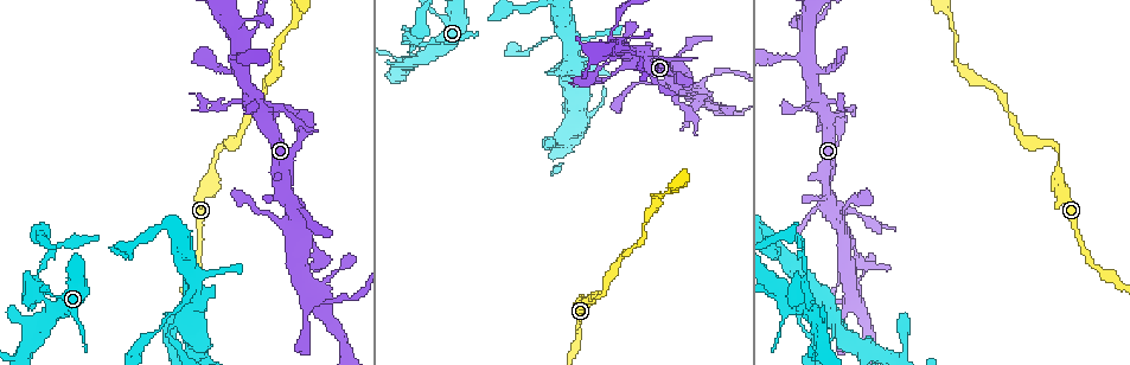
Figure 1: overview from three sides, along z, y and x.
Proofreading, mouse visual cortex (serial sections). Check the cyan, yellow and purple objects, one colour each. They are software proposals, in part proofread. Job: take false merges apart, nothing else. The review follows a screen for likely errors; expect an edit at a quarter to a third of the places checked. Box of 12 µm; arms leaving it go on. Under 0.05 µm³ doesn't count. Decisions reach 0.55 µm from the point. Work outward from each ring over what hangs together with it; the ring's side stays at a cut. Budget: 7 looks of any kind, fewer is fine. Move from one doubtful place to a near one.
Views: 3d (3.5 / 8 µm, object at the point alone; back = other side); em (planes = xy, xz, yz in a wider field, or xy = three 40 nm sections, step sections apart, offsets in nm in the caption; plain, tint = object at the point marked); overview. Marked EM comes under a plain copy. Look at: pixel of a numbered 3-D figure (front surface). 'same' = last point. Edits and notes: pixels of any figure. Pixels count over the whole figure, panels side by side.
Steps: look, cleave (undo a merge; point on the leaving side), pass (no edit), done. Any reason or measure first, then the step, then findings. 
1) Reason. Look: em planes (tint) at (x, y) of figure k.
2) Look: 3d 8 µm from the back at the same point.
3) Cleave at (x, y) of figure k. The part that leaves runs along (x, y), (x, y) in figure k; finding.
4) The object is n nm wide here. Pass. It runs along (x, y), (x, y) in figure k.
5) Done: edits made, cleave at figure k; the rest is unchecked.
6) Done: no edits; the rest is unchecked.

Thin neck. Look: 3d 3.5 µm at (807, 58) of figure 1.

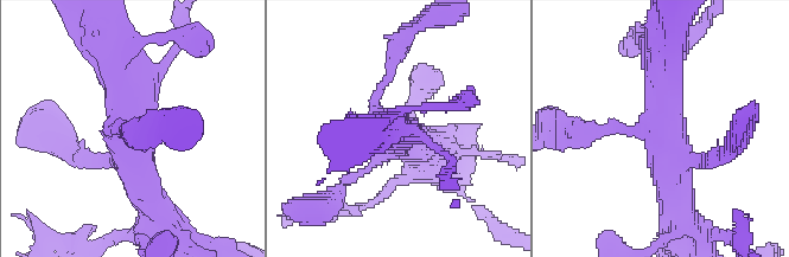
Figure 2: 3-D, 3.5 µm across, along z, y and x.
Now the EM. Look: em xy step 5 (tint) at (663, 136) of figure 2.

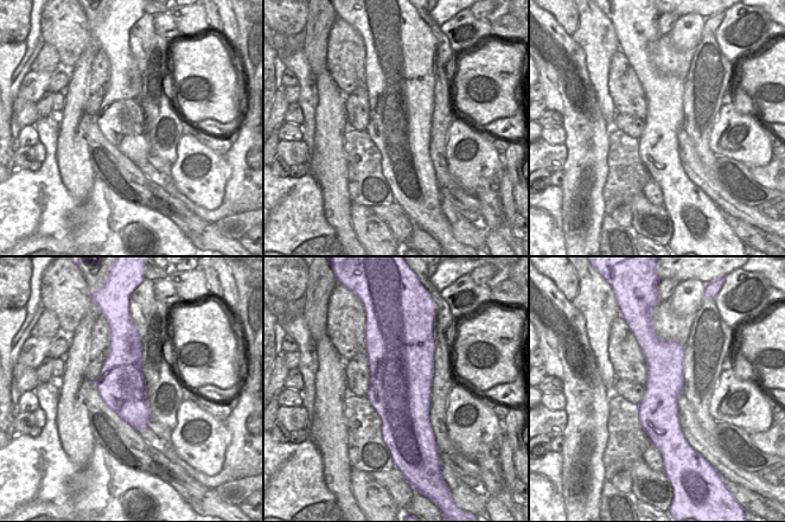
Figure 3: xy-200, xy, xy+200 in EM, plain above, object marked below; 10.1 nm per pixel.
Look: em planes (tint) at the same point.

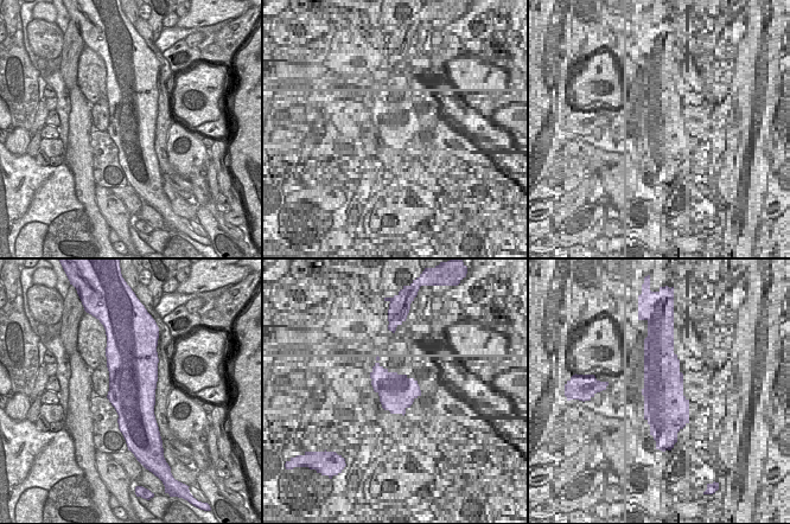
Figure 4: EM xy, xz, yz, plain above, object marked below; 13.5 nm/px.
Pass. It runs along (153, 204), (131, 164), (113, 55) in figure 2; continuous, no second cell.

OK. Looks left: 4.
Sharp bend. Look: 3d 8 µm at (1058, 149) of figure 1.

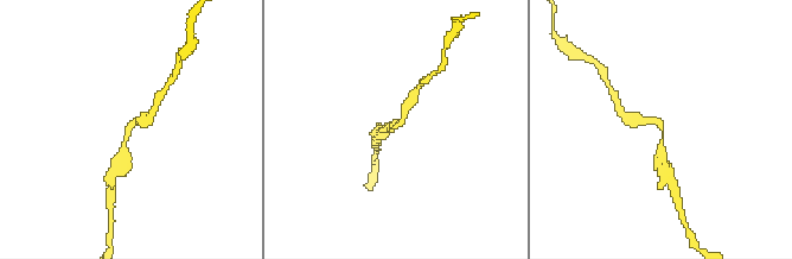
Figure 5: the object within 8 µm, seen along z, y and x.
Zoom in. Look: 3d 3.5 µm at (131, 128) of figure 5.

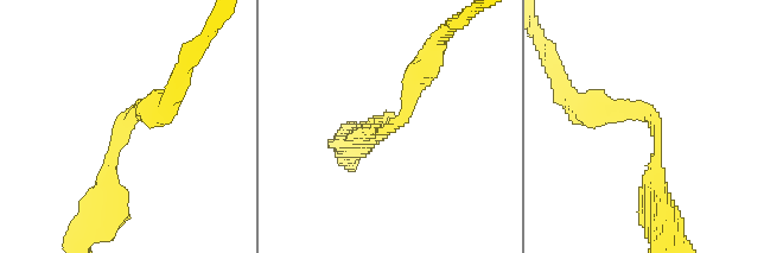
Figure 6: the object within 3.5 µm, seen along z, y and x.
The arms are 250, 300 nm wide. Look: em planes (tint) at (122, 123) of figure 6.

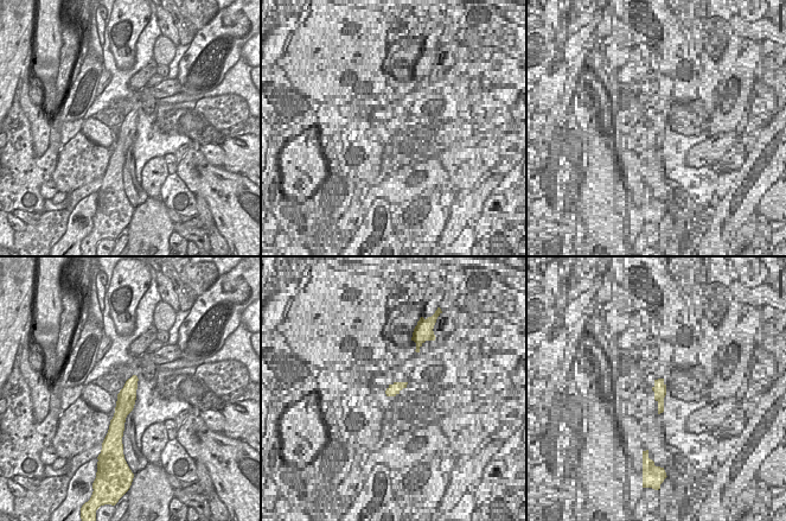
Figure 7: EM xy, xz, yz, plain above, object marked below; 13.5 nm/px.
Pass. It runs along (657, 201), (657, 127), (594, 106) in figure 6; one cell here.

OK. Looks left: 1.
Thin neck. Look: 3d 3.5 µm at (44, 298) of figure 1.

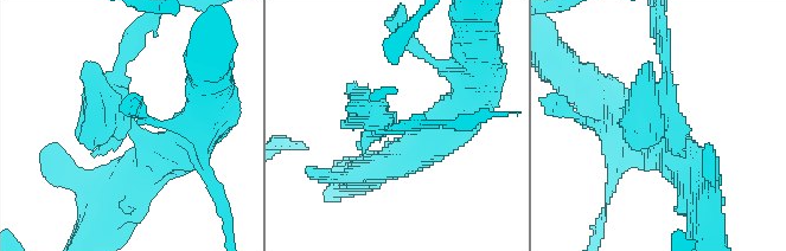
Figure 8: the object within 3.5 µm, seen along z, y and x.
Pass. It runs along (197, 137), (135, 137), (113, 104), (121, 62) in figure 8; continuous, no second cell.

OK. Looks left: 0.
Done: no edits; the rest is unchecked.

